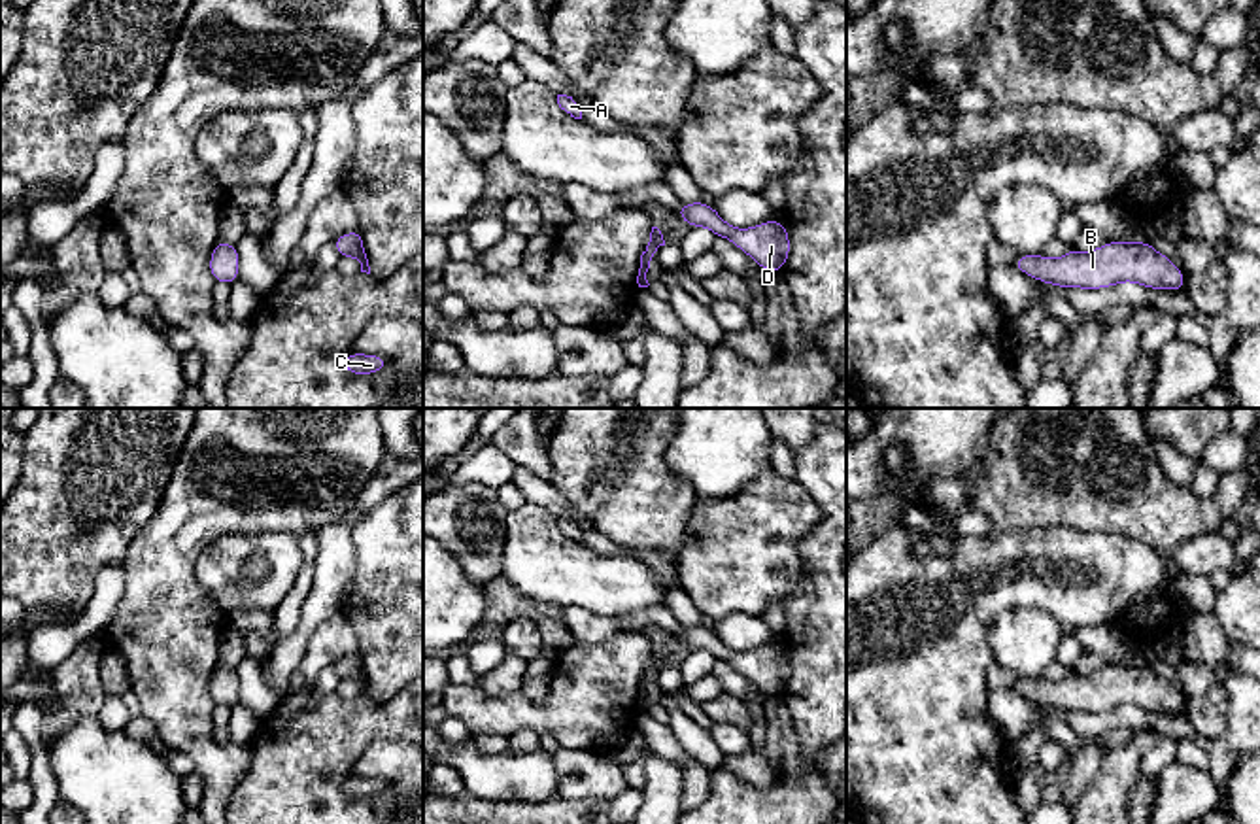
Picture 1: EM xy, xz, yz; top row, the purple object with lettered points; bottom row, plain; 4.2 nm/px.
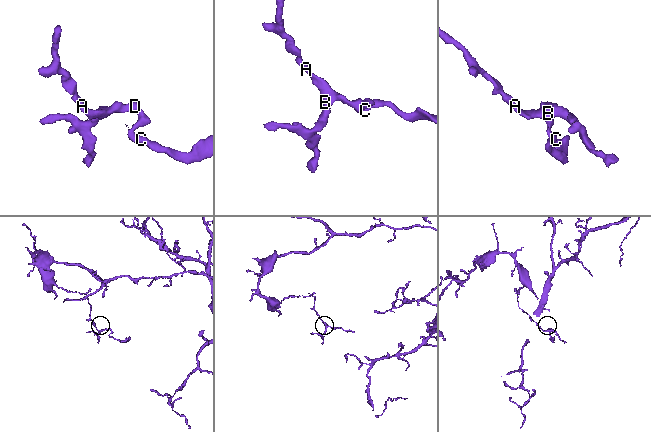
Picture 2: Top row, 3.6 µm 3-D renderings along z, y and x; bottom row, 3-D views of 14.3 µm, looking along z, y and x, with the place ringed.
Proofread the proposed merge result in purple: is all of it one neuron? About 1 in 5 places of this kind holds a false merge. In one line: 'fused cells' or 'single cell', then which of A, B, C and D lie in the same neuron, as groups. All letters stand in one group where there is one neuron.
single cell | A B C D

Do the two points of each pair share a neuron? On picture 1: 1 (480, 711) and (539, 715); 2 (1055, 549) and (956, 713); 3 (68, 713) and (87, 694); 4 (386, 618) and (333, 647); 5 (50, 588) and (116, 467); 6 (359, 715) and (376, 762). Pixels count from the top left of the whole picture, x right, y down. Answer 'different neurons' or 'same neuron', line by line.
1: same neuron
2: same neuron
3: same neuron
4: different neurons
5: same neuron
6: different neurons

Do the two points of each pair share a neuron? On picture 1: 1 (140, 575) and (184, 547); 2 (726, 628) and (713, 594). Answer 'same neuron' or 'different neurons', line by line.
1: same neuron
2: different neurons

